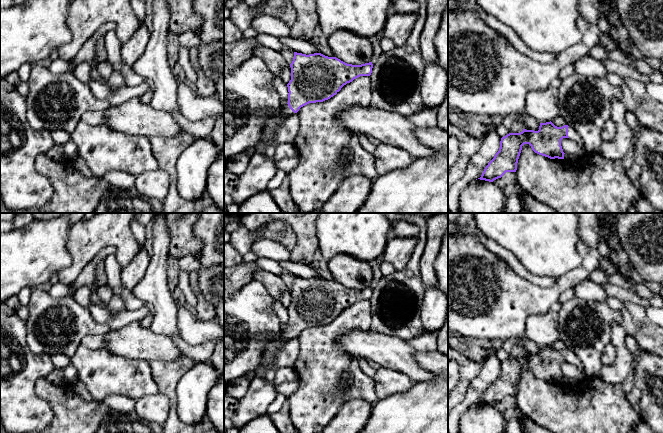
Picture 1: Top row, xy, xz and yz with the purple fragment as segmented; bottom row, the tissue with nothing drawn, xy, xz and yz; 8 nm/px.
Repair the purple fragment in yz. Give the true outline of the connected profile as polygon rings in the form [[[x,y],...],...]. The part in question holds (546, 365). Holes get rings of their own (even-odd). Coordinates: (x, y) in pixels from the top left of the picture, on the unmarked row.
[[[551,345],[540,347],[538,355],[523,353],[520,357],[509,357],[501,362],[499,375],[488,387],[481,401],[478,403],[493,406],[494,404],[501,402],[506,396],[516,396],[518,383],[524,368],[529,368],[532,374],[539,379],[550,383],[564,383],[565,377],[561,370],[561,364],[563,362],[573,363],[582,370],[580,359],[571,350],[564,349],[562,351],[557,351]]]

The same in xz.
[[[294,276],[290,291],[288,327],[281,331],[284,341],[297,337],[309,327],[330,323],[344,309],[360,300],[370,300],[373,288],[352,289],[321,277],[306,279]]]

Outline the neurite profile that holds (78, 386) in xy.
[[[76,380],[72,383],[69,384],[70,387],[78,394],[80,395],[82,398],[84,398],[85,400],[91,401],[92,400],[92,396],[91,394],[88,392],[88,390],[86,389],[84,383],[81,380]]]

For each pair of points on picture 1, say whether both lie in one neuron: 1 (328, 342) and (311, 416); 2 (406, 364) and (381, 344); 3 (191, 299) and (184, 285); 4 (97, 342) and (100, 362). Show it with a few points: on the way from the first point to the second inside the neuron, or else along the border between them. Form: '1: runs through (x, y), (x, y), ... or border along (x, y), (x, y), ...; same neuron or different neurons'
1: runs through (323, 360), (323, 390), (319, 398); same neuron
2: runs through (400, 358), (395, 353), (387, 350); same neuron
3: runs through (190, 296), (185, 288); same neuron
4: border along (81, 344), (91, 348), (105, 347); different neurons

